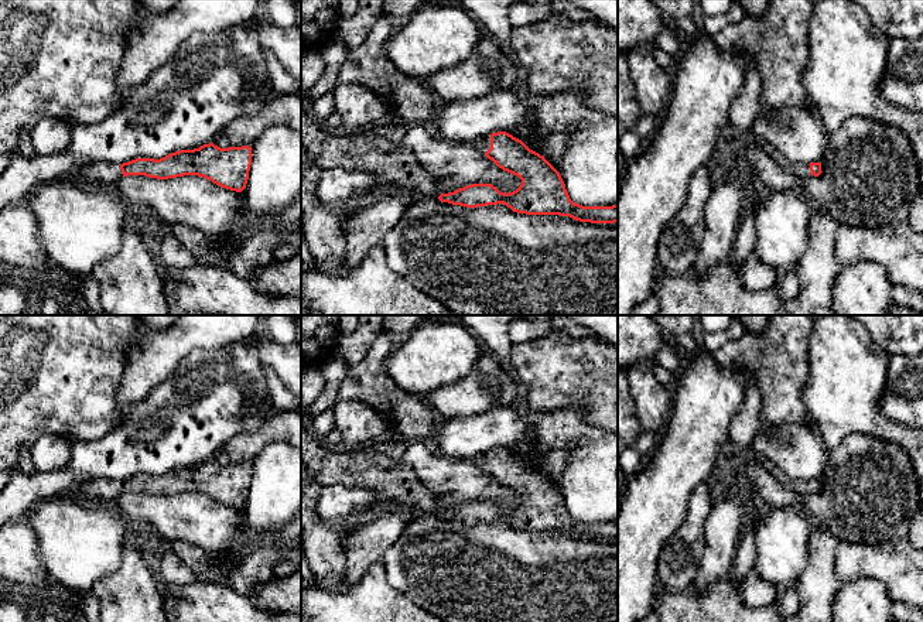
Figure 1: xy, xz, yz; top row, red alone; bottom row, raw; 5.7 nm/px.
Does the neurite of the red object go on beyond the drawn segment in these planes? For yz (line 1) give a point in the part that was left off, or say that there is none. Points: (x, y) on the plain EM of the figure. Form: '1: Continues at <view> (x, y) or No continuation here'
1: Continues at yz (802, 488)

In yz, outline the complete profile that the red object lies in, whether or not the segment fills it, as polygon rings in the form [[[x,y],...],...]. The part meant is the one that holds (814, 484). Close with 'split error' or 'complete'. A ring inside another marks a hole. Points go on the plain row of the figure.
[[[780,475],[777,479],[786,489],[794,491],[800,496],[809,495],[811,492],[818,493],[823,489],[821,479],[792,481],[784,475]]] | split error

